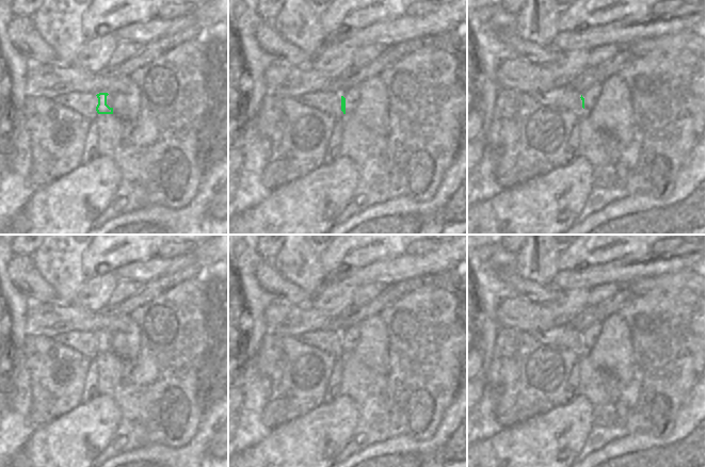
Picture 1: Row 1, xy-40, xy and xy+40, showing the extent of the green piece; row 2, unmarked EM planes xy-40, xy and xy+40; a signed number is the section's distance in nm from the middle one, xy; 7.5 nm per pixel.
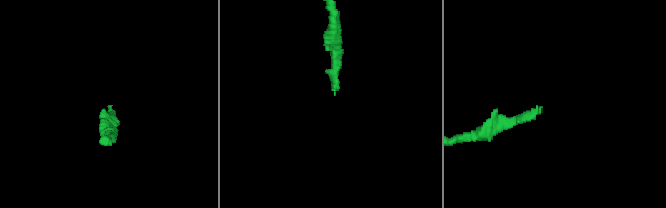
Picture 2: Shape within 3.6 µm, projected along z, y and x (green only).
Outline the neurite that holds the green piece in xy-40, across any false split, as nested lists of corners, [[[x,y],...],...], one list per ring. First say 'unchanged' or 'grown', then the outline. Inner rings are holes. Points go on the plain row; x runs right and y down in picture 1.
grown; [[[99,332],[96,335],[98,337],[97,352],[113,353],[113,337],[108,332]]]

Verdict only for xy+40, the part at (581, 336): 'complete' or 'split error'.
split error

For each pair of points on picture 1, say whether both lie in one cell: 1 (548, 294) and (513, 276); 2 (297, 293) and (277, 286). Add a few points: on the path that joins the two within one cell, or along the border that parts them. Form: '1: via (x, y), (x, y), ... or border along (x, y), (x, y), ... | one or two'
1: via (540, 293), (535, 293), (522, 285) | one
2: via (292, 293), (282, 289) | one

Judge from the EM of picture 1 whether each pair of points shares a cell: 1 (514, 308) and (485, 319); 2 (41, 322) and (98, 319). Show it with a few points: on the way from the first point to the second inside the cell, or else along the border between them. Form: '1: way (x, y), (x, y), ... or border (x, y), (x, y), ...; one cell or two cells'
1: border (512, 295), (507, 298), (497, 307), (498, 326); two cells
2: way (54, 319), (84, 319); one cell

